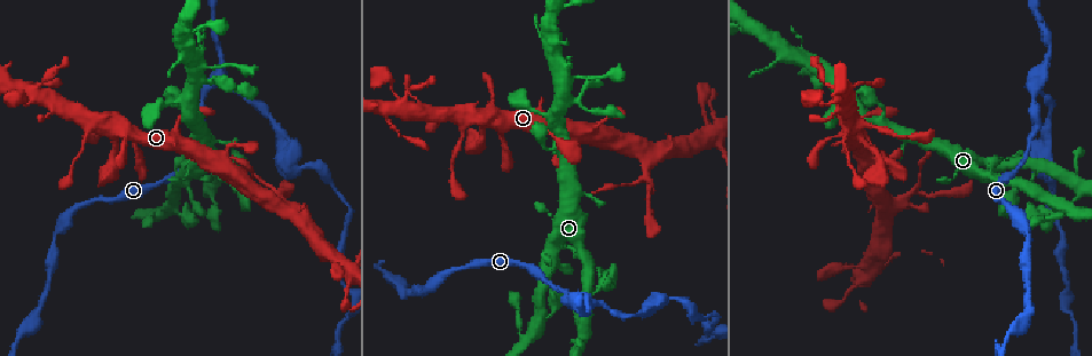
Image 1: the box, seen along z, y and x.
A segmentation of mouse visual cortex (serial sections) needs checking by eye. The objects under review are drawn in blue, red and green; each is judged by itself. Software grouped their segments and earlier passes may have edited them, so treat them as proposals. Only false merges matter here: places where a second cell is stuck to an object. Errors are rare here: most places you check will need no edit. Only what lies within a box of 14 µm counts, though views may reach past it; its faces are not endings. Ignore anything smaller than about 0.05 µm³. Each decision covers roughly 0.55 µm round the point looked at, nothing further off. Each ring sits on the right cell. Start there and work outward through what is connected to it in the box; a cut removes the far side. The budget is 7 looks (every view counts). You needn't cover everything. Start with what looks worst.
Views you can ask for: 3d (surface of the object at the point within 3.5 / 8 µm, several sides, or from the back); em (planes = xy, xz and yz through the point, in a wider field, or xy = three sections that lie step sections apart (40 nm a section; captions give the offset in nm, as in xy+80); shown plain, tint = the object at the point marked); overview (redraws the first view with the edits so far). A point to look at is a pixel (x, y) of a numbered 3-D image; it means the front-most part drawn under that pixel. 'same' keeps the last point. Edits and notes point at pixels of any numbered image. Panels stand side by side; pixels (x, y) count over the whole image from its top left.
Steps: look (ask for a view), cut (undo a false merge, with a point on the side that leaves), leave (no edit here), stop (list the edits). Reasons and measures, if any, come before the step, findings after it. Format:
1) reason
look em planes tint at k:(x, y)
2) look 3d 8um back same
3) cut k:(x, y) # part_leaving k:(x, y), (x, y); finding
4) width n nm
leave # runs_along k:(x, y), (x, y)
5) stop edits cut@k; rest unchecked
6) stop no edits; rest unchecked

abrupt turn
look 3d 3.5um at 1:(1040, 79)

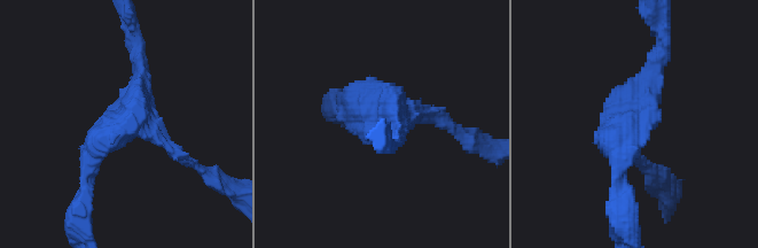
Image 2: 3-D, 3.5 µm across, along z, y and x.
arms 3; arm_widths 150, 250, 250 nm
look em xy step 3 tint at 2:(632, 117)

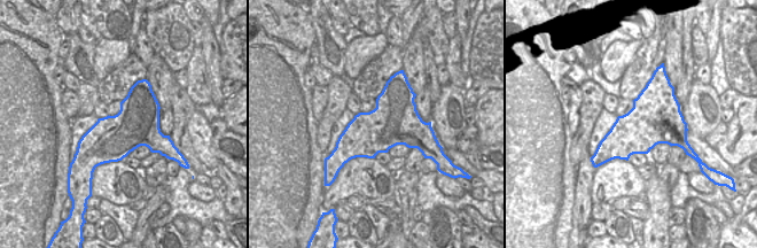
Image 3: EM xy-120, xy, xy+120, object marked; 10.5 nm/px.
another direction
look em xy step 5 tint same

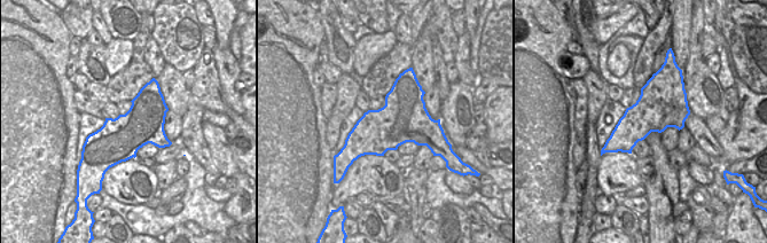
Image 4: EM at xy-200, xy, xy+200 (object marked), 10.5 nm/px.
leave # runs_along 2:(345, 102), (430, 114), (451, 129); continuous, no second cell

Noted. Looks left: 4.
small branch off a trunk
look 3d 8um at 1:(750, 26)

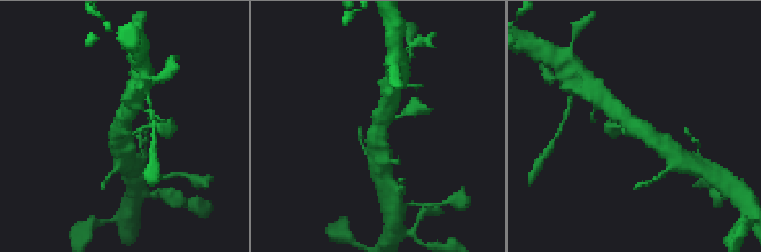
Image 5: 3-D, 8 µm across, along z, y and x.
arms 3; arm_widths 150, 500, 500 nm
look em xy step 2 tint at 5:(379, 130)

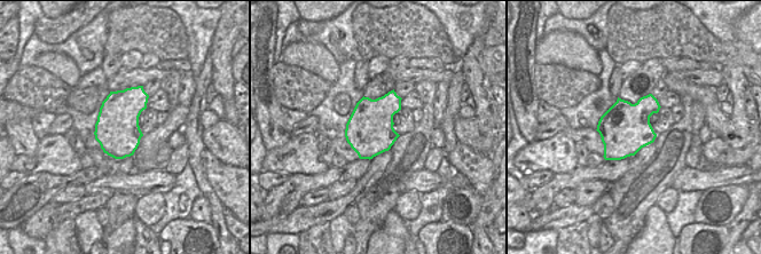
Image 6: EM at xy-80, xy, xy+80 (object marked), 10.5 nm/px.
width 500 nm
leave # runs_along 5:(663, 146), (612, 107); one cell here

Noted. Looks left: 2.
four arms meet
look 3d 8um at 1:(215, 184)

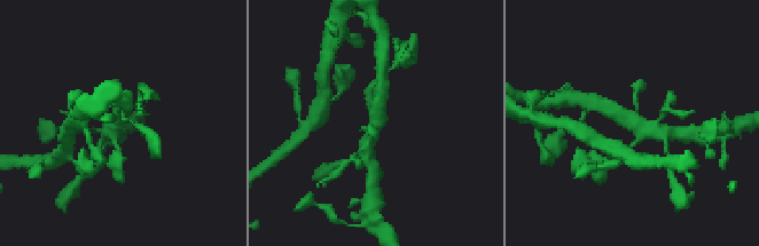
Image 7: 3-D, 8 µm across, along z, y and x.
arms 4; arm_widths 150, 150, 250, 450 nm; now the EM
look em xy step 3 tint at 7:(117, 130)

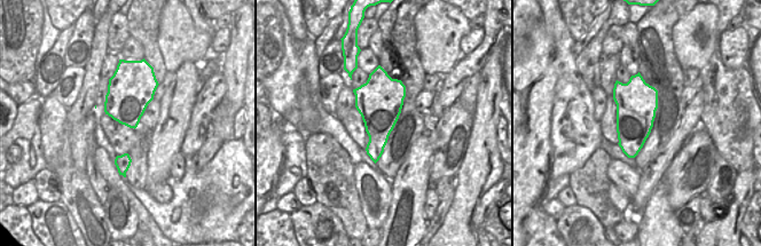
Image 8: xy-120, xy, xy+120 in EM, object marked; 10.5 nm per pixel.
leave # runs_along 7:(613, 110), (639, 128), (624, 156); all the same cell

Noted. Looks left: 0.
stop no edits; rest unchecked

